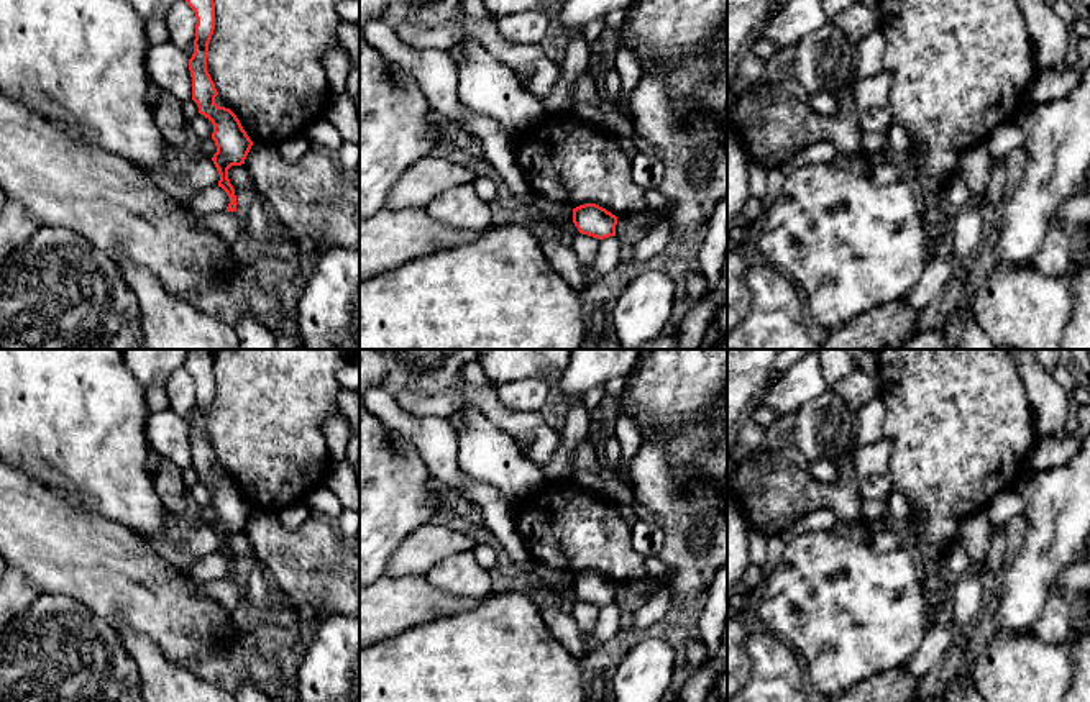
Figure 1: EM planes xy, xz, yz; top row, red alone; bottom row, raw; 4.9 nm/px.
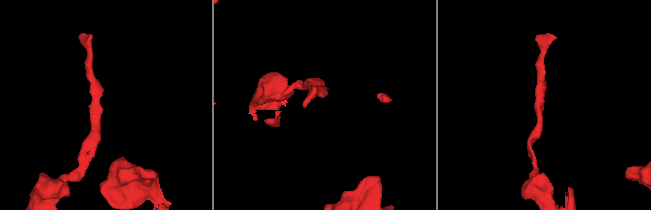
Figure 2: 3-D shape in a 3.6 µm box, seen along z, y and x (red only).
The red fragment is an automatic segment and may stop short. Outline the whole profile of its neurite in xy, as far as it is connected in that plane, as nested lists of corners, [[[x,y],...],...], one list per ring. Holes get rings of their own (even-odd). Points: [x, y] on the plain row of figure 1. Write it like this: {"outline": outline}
{"outline": [[[189,349],[184,367],[197,385],[194,422],[189,426],[192,467],[197,471],[199,481],[213,492],[212,507],[217,520],[212,528],[220,541],[218,554],[230,564],[227,579],[236,579],[236,563],[228,546],[228,536],[245,531],[253,508],[236,482],[230,476],[215,471],[218,459],[207,438],[208,410],[215,397],[213,349]]]}

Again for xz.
{"outline": [[[596,571],[573,576],[573,590],[581,602],[598,607],[616,604],[617,584]]]}

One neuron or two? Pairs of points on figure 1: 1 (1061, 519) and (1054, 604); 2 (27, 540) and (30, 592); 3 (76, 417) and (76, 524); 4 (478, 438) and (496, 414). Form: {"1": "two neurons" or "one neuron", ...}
{"1": "two neurons", "2": "two neurons", "3": "two neurons", "4": "two neurons"}

